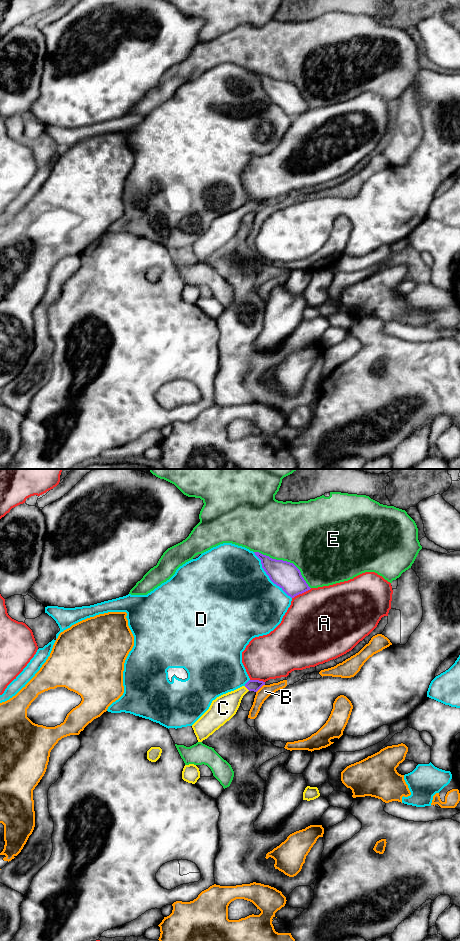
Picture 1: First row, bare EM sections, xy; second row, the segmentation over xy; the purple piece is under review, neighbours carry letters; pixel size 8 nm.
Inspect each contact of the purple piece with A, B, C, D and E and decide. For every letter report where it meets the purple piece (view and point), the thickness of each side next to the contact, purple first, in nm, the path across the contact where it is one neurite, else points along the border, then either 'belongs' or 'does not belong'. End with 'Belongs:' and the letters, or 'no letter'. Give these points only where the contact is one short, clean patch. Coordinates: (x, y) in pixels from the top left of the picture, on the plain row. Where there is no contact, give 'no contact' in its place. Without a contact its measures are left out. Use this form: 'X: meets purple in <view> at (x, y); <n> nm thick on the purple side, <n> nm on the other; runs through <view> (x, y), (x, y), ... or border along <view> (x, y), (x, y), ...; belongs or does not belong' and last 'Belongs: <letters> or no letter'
A: meets purple in xy at (301, 113); 220 nm thick on the purple side, 500 nm on the other; does not belong
B: meets purple in xy at (260, 207); 100 nm thick on the purple side, 100 nm on the other; does not belong
C: meets purple in xy at (247, 208); 100 nm thick on the purple side, 200 nm on the other; runs through xy (252, 205), (247, 208), (241, 211), (223, 228); belongs
D: meets purple in xy at (268, 95); 220 nm thick on the purple side, 480 nm on the other; does not belong
E: meets purple in xy at (286, 81); 220 nm thick on the purple side, 500 nm on the other; does not belong
Belongs: C

